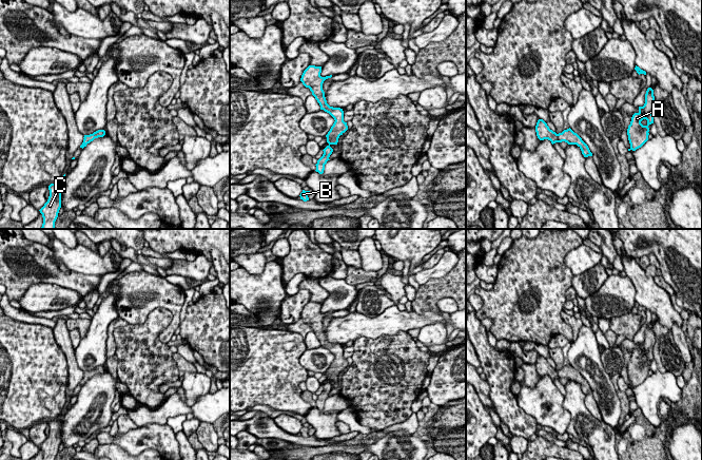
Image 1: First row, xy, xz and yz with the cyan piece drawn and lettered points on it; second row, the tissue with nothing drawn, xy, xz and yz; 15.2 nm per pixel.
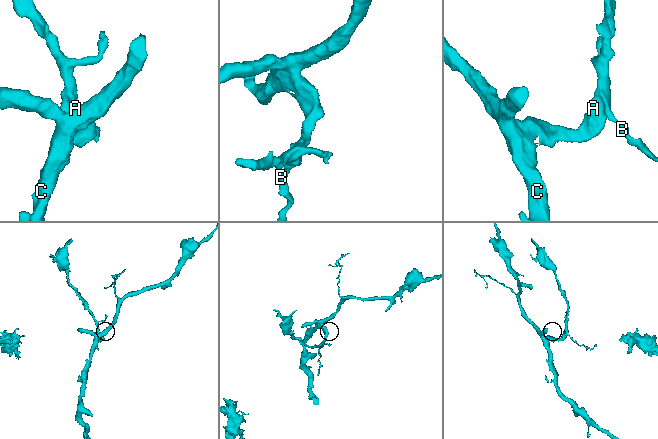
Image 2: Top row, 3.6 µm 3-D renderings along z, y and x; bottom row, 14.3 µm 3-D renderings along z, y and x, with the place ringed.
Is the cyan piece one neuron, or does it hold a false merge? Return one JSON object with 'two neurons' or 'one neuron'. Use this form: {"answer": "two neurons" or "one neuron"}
{"answer": "one neuron"}

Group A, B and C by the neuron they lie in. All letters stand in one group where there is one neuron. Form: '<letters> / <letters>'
A B C

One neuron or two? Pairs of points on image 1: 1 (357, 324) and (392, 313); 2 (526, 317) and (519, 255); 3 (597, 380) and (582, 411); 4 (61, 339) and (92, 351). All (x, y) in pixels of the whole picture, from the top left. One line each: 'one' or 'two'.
1: one
2: one
3: two
4: two

